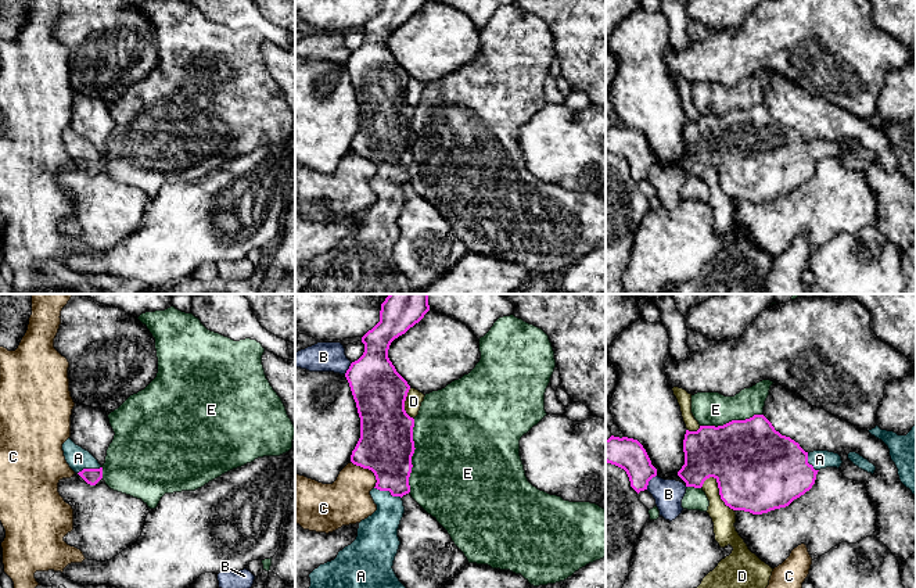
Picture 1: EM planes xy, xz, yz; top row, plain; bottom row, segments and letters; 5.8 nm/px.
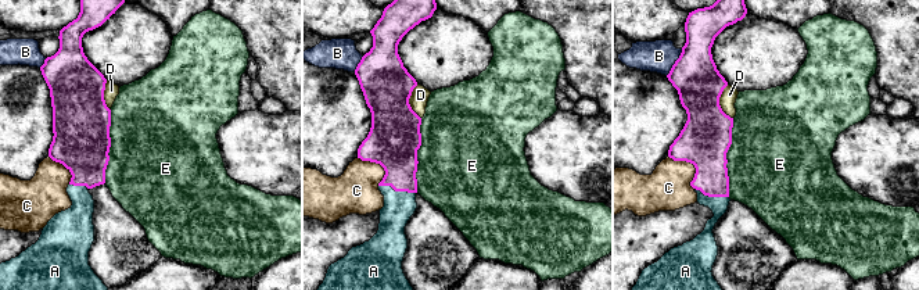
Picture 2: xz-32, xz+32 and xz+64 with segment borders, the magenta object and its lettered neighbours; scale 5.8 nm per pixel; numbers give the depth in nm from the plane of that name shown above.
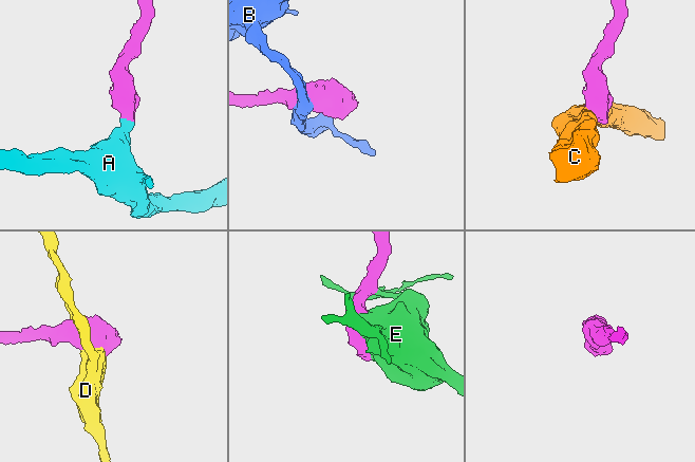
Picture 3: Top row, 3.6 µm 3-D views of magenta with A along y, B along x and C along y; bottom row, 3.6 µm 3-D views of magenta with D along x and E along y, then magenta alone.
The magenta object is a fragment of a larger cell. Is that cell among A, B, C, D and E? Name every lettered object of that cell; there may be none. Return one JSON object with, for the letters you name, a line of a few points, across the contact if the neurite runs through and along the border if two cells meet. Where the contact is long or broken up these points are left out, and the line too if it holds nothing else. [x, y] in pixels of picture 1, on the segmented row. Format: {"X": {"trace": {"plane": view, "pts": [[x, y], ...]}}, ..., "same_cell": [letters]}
{"A": {"trace": {"plane": "xz", "pts": [[385, 447], [388, 456], [388, 490], [388, 516], [379, 531]]}}, "same_cell": ["A"]}

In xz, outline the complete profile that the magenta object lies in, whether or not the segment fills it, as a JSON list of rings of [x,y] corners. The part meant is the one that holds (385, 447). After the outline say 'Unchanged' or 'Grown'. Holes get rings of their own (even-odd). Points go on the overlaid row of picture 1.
[[[389,294],[381,304],[380,322],[362,337],[363,355],[352,362],[345,373],[360,417],[360,438],[352,451],[351,462],[374,473],[377,483],[370,495],[377,510],[359,523],[358,537],[351,545],[340,551],[334,560],[320,564],[309,574],[309,588],[406,588],[396,577],[392,566],[400,545],[398,528],[405,513],[402,496],[410,492],[409,477],[413,467],[412,456],[416,449],[413,441],[414,419],[405,410],[410,386],[389,361],[388,349],[395,338],[419,323],[428,311],[428,294]]]. Grown

